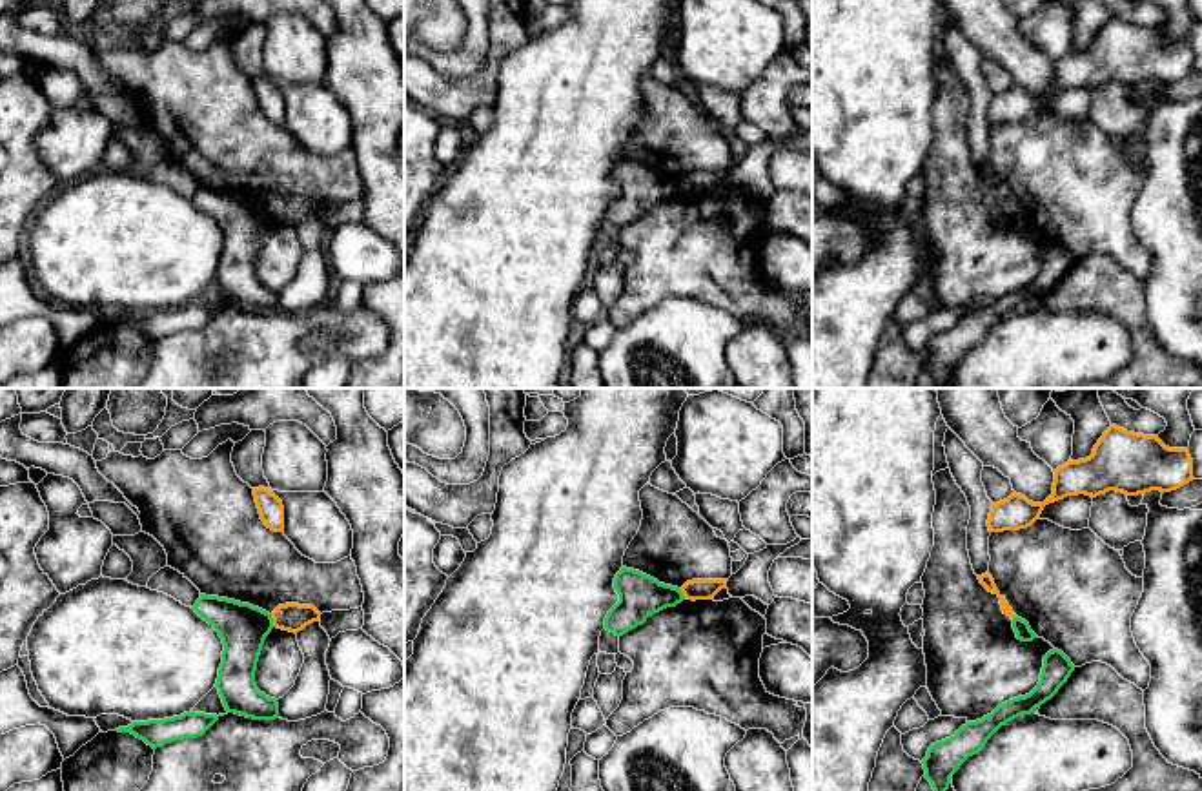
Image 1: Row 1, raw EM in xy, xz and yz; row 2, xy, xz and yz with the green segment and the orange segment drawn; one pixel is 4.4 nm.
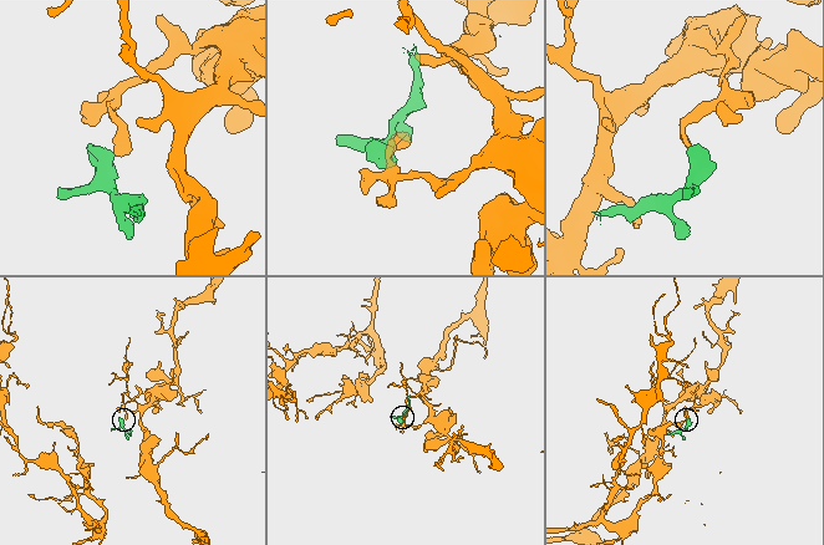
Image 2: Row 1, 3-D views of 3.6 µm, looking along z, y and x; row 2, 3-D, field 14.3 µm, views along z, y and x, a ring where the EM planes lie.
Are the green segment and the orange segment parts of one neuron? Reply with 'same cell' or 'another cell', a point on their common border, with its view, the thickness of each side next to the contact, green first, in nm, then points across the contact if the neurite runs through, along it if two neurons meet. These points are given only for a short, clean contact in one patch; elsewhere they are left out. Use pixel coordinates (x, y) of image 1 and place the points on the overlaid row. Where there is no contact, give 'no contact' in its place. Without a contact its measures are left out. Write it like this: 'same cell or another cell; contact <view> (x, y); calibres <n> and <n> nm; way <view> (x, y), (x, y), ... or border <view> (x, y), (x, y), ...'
another cell; contact xy (272, 620); calibres 220 and 130 nm; border xy (270, 615), (275, 626)

